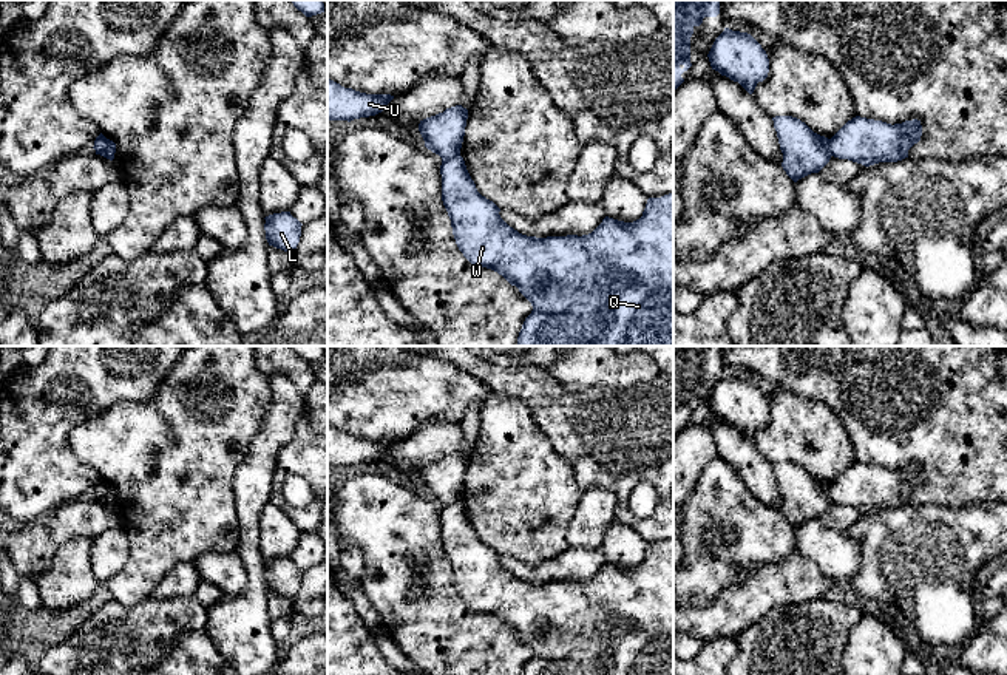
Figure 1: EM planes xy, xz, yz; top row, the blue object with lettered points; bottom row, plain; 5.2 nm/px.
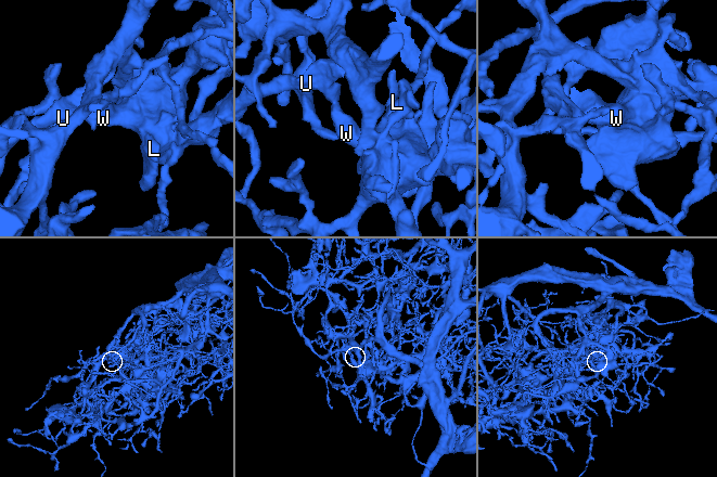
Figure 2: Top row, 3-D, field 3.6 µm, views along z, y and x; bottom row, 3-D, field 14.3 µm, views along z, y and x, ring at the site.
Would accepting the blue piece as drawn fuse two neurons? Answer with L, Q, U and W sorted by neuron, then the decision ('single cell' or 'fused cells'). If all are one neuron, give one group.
groups L Q W / U; fused cells

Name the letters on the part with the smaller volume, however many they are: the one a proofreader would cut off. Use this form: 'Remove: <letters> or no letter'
Remove: L, Q, W

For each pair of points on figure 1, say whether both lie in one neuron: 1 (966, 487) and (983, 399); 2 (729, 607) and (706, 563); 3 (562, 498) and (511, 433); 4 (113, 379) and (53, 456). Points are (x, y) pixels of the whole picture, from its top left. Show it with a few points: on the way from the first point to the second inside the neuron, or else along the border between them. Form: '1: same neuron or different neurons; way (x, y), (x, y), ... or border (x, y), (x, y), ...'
1: same neuron; way (967, 465), (969, 451), (973, 445), (973, 420)
2: different neurons; border (752, 572), (743, 573), (703, 604), (689, 601)
3: same neuron; way (547, 482), (513, 448)
4: same neuron; way (91, 393), (53, 434)

